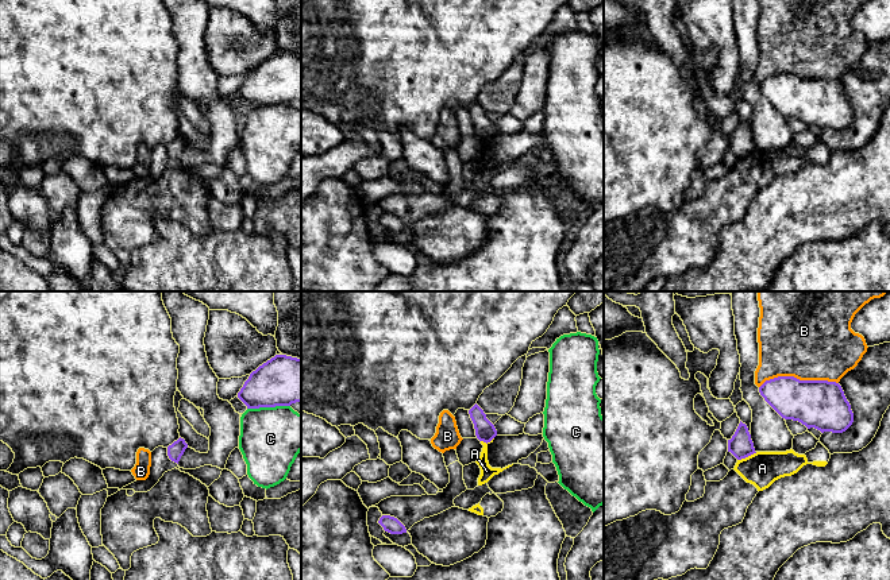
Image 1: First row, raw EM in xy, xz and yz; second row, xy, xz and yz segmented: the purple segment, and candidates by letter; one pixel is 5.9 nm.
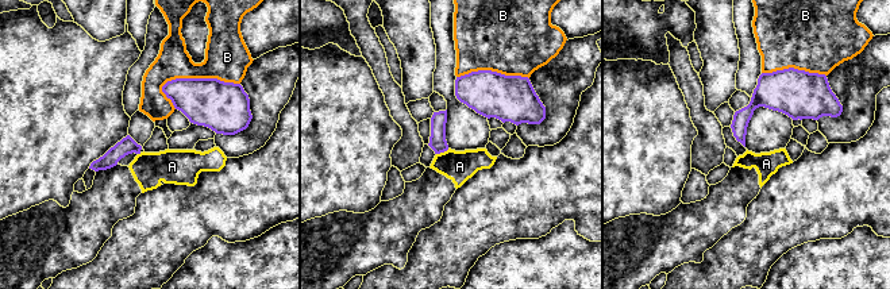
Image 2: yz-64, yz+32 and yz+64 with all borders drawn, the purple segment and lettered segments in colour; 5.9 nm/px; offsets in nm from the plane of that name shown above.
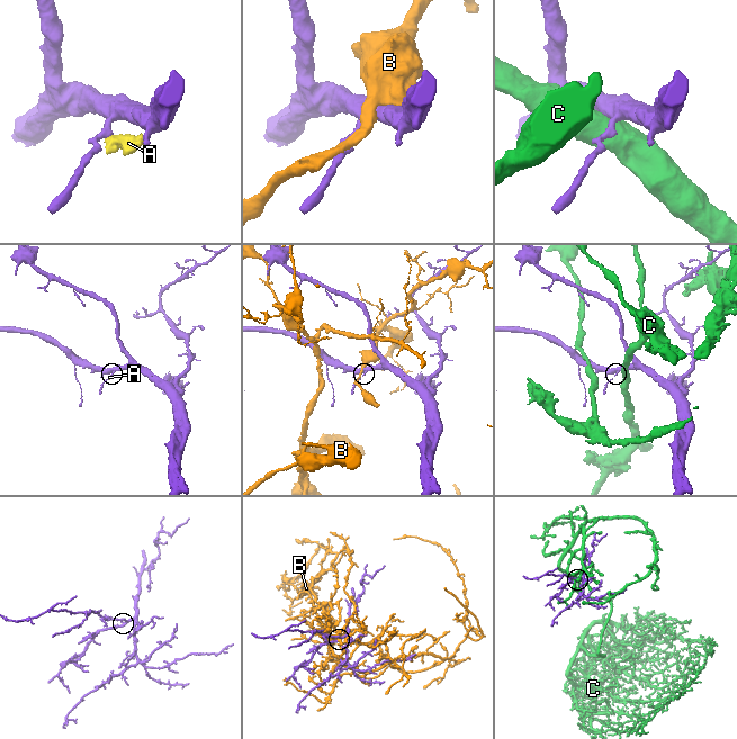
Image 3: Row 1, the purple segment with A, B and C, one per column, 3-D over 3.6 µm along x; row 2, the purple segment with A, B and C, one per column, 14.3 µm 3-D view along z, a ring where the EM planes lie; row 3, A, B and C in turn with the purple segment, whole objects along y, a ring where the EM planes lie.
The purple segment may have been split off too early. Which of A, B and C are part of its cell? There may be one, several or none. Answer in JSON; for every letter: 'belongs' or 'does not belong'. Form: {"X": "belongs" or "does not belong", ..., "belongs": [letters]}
{"A": "does not belong", "B": "does not belong", "C": "does not belong", "belongs": []}

